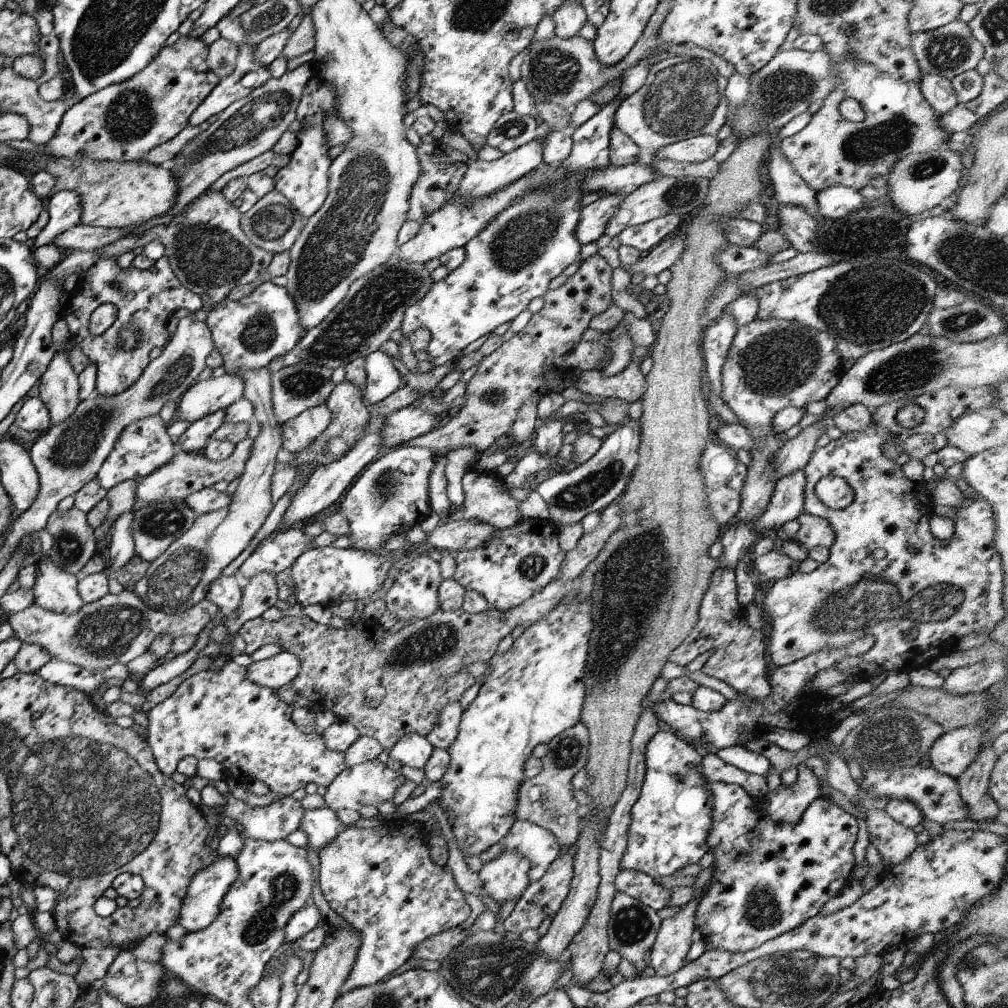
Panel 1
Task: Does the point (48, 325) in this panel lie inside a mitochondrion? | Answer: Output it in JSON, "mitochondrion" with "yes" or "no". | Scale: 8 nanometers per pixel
{"mitochondrion":"no"}

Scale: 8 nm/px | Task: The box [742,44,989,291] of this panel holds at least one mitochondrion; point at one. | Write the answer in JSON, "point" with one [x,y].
{"point":[782,89]}

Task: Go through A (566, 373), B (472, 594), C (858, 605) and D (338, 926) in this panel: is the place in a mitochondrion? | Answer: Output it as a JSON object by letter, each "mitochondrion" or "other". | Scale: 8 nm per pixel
{"A":"other","B":"other","C":"mitochondrion","D":"other"}

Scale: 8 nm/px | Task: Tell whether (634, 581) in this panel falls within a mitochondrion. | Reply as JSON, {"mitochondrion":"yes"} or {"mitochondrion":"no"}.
{"mitochondrion":"yes"}

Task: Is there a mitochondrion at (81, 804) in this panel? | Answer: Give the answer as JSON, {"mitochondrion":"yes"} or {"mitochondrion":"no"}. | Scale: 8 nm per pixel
{"mitochondrion":"yes"}

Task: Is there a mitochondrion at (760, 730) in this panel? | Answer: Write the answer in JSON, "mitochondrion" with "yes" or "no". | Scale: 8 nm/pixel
{"mitochondrion":"no"}

